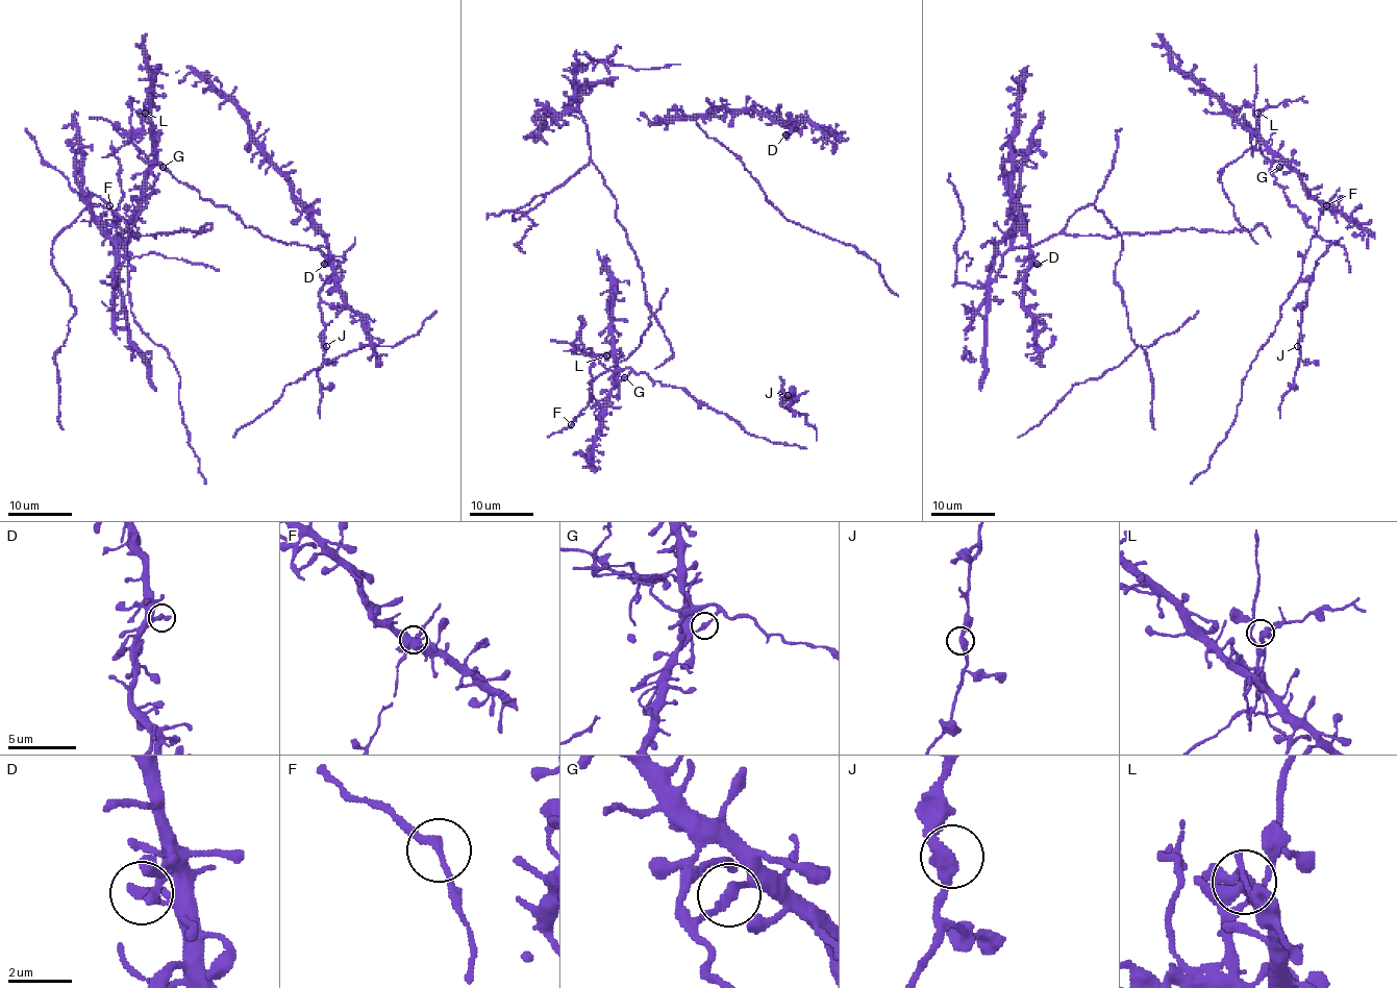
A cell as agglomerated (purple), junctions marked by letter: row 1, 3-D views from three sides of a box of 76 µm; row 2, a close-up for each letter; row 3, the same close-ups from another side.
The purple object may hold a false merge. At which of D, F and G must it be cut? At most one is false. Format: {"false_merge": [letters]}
{"false_merge": ["G"]}

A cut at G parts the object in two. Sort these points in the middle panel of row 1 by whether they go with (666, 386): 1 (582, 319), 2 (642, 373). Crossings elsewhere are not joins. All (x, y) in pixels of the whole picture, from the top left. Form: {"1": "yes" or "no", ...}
{"1": "yes", "2": "yes"}

